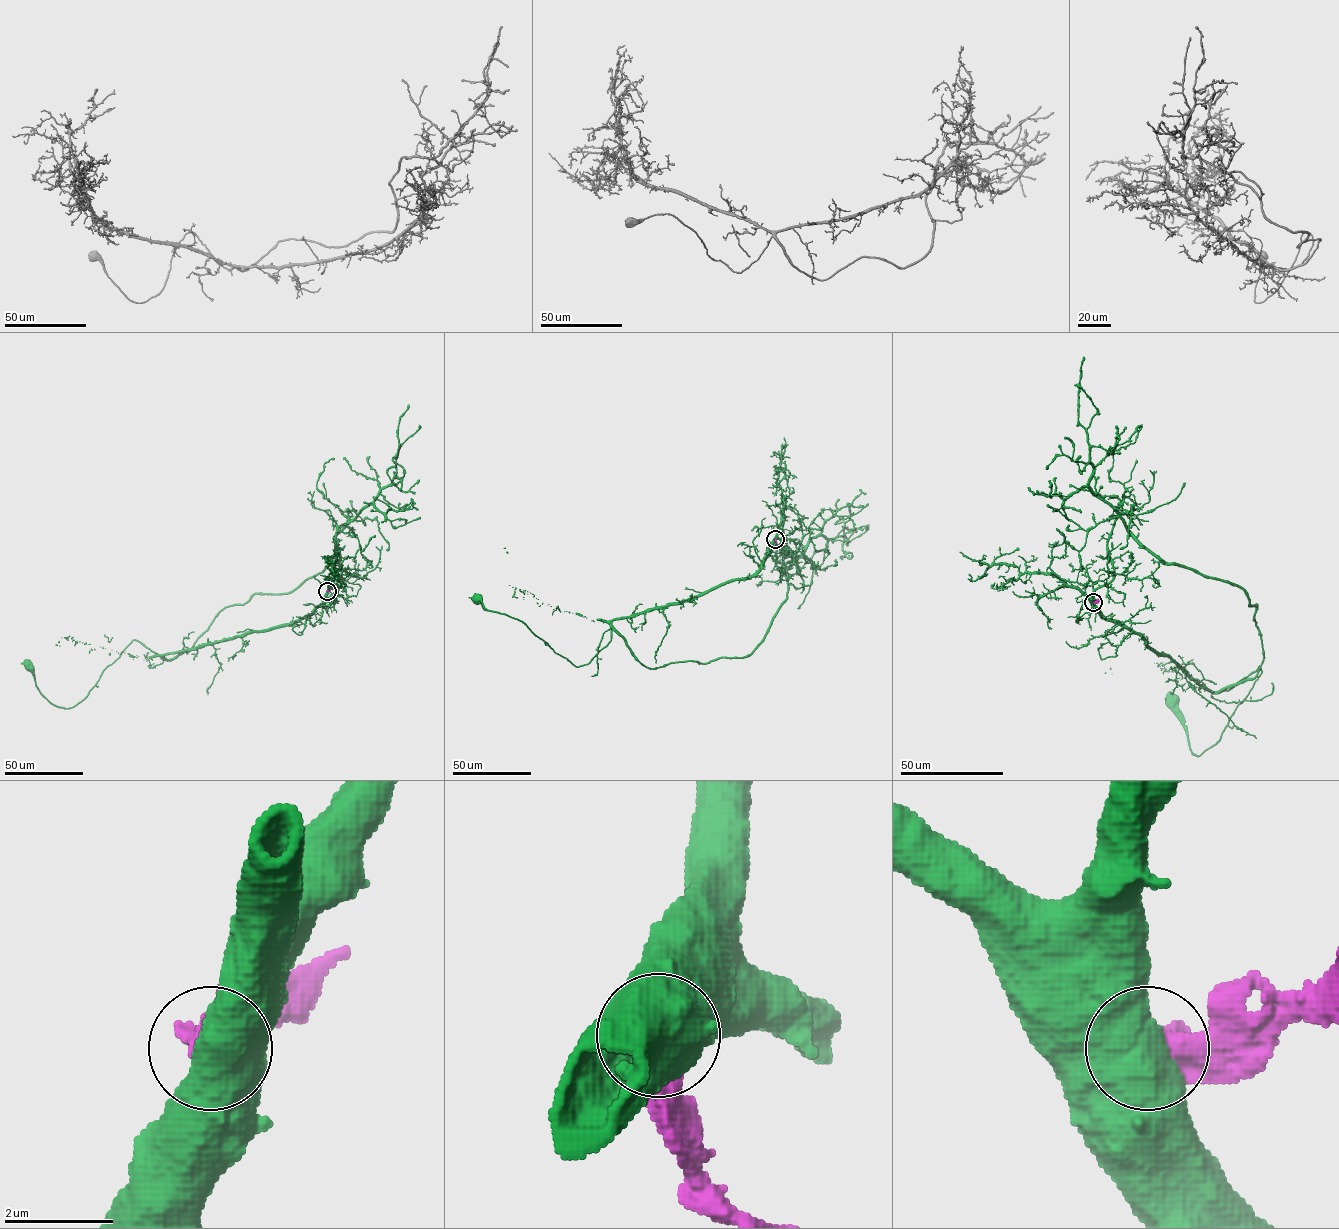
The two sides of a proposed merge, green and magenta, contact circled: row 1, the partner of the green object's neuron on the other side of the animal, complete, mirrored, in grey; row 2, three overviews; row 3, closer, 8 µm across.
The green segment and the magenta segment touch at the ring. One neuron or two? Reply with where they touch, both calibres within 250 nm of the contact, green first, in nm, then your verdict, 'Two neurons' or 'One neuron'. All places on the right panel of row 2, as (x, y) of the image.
Place: (1093, 602). Thickness 800 nm (green) against 700 nm. Two neurons

